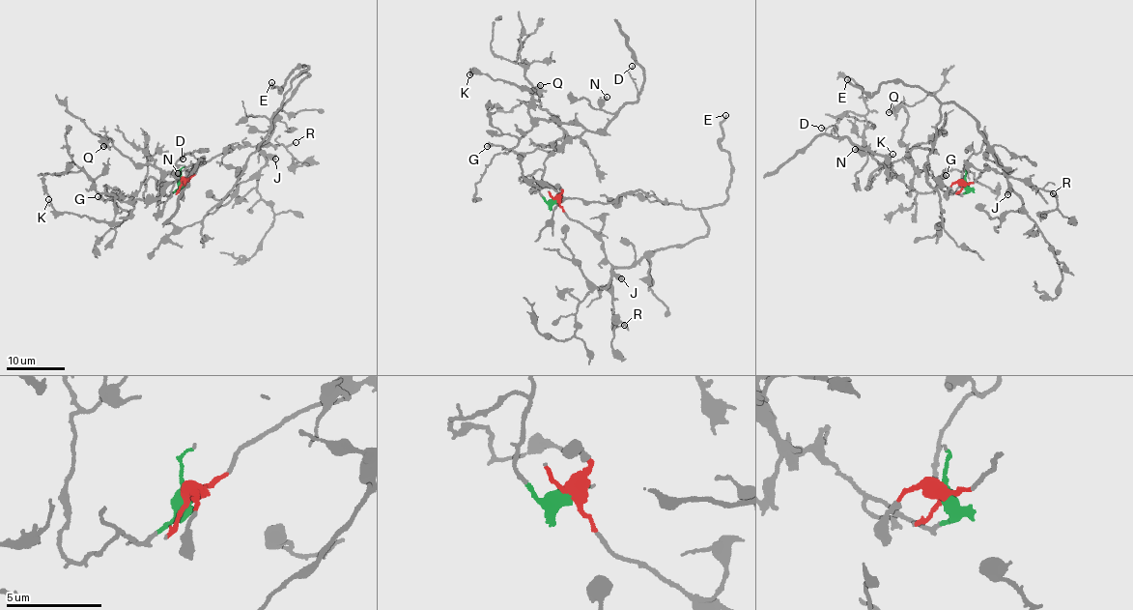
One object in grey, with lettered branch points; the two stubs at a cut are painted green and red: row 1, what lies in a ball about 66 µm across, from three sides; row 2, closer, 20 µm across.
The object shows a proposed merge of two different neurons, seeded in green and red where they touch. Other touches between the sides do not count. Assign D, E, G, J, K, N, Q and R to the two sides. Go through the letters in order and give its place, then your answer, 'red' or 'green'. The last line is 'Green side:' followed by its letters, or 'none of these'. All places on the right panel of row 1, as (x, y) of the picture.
D: at (821, 128); green
E: at (847, 79); red
G: at (946, 175); green
J: at (1007, 194); red
K: at (892, 154); green
N: at (855, 149); green
Q: at (889, 112); green
R: at (1053, 193); red
Green side: D, G, K, N, Q

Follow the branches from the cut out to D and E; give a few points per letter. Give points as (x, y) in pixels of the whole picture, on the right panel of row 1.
D: (965, 184), (966, 191), (961, 195), (904, 159), (890, 165), (887, 159), (837, 136), (833, 126), (821, 127)
E: (965, 184), (986, 168), (1005, 176), (976, 119), (906, 83), (883, 82), (871, 97), (847, 78)

